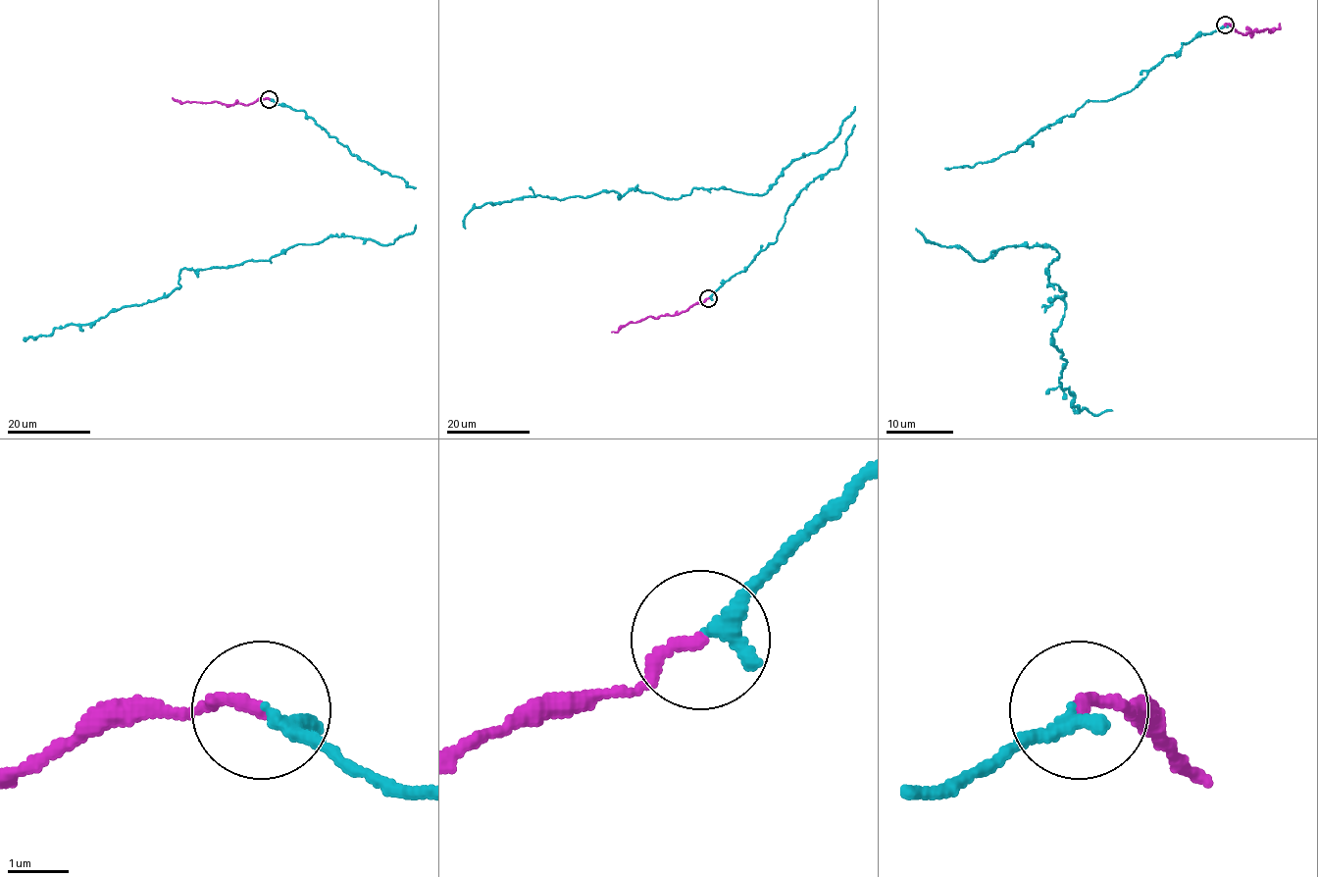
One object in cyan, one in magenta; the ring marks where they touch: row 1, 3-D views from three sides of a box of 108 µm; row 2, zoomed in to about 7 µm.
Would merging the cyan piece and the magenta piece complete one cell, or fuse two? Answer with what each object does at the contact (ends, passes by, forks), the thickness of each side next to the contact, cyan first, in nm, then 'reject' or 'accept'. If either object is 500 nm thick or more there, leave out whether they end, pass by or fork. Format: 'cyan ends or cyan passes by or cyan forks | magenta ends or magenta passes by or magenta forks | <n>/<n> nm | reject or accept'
cyan ends | magenta ends | 300/200 nm | accept

